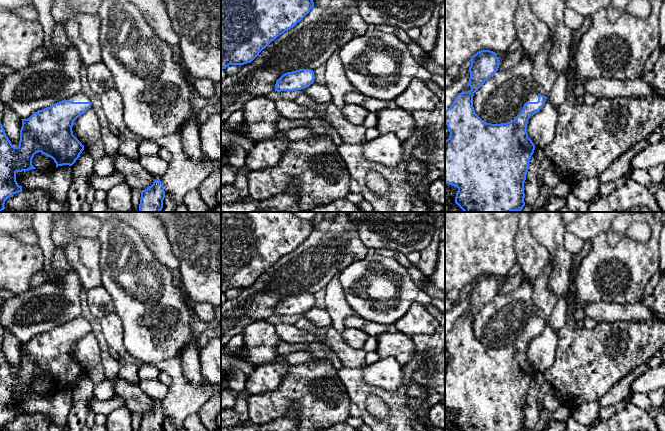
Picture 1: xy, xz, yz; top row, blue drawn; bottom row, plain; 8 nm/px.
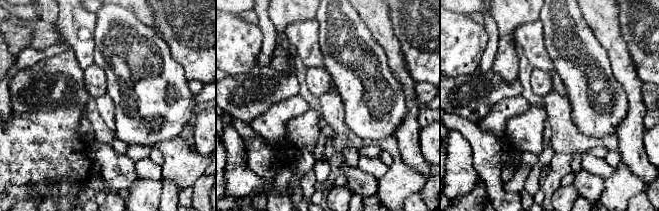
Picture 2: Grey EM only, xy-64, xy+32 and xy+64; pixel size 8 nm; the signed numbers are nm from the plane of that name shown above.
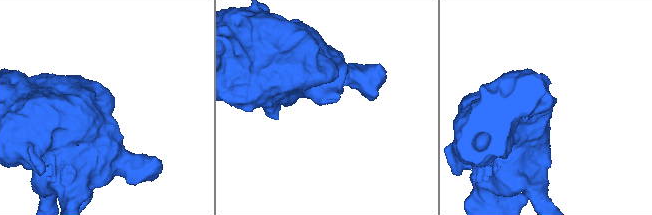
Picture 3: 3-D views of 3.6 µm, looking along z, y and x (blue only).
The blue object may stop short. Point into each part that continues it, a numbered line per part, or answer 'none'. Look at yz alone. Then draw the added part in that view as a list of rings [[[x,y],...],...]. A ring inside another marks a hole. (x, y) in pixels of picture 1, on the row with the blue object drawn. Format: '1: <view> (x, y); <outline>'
1: yz (533, 97); [[[532,92],[529,96],[528,96],[528,98],[527,98],[527,100],[525,101],[525,103],[526,102],[537,102],[538,101],[538,93],[536,93],[536,92]]]

